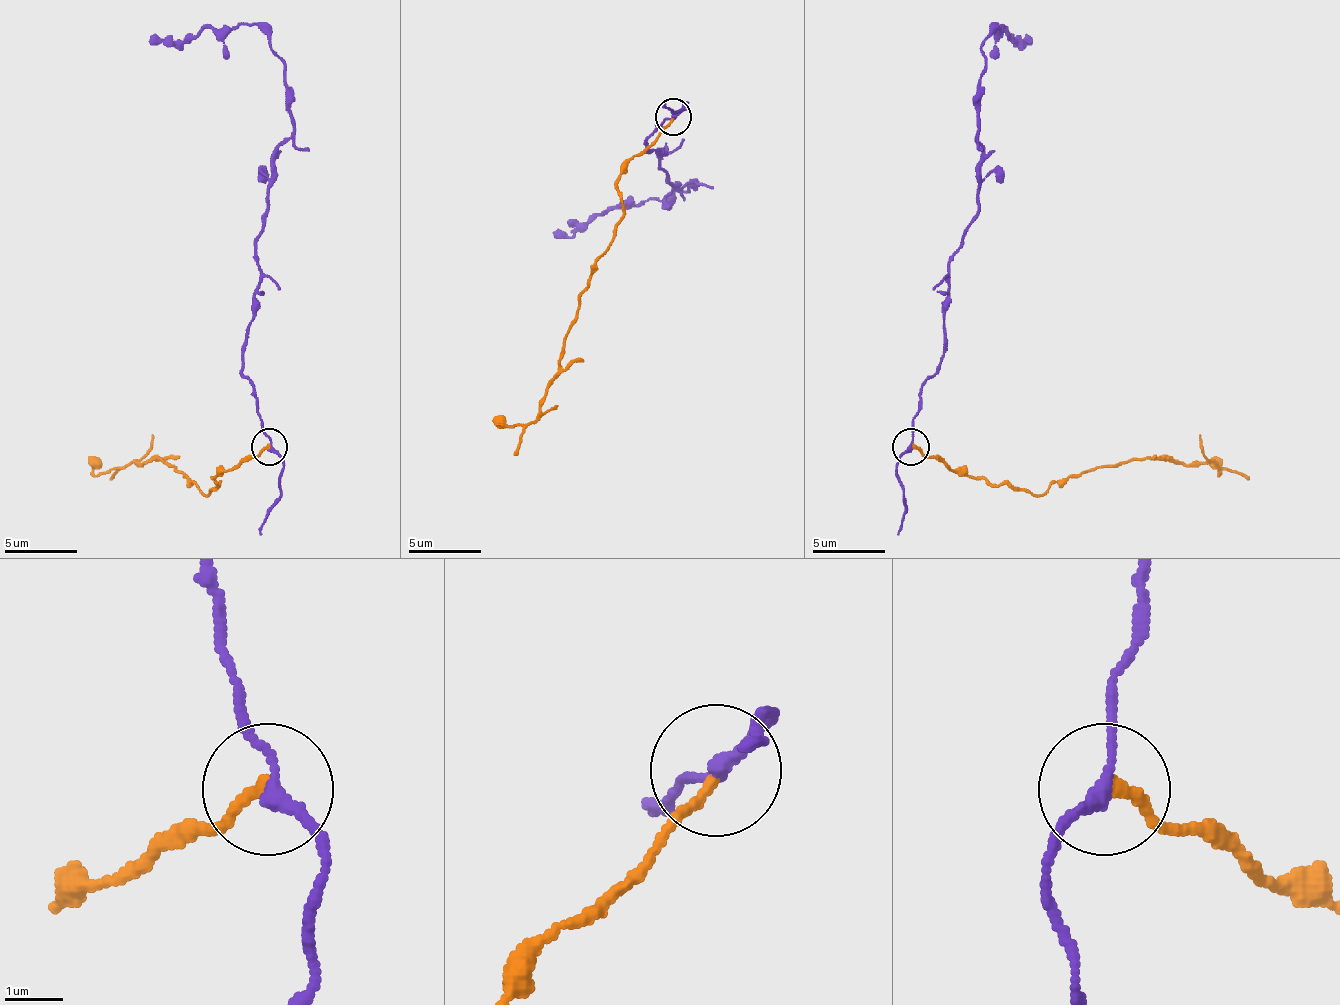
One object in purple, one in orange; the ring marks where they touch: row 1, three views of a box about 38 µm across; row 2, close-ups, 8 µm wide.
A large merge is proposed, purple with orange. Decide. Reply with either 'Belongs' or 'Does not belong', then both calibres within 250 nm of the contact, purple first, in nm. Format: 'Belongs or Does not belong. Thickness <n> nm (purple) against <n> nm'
Does not belong. Thickness 200 nm (purple) against 190 nm

